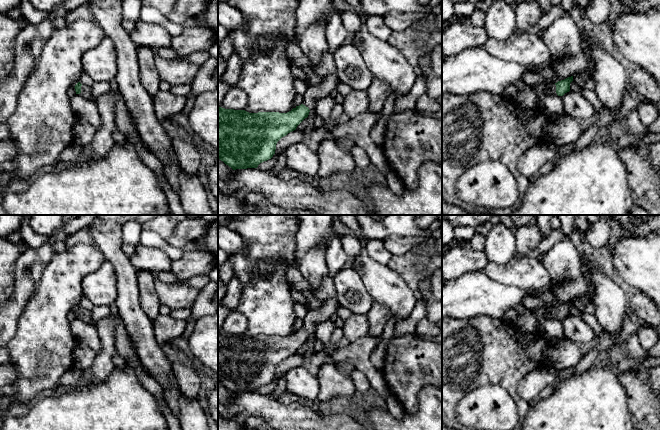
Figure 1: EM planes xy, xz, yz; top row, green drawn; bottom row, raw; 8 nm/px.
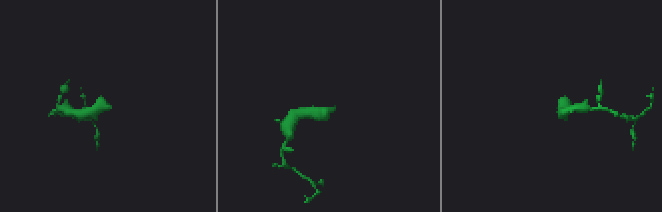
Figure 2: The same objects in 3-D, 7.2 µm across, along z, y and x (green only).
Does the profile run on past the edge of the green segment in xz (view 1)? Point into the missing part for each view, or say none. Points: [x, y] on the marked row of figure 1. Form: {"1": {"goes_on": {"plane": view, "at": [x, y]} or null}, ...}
{"1": {"goes_on": {"plane": "xz", "at": [314, 93]}}}

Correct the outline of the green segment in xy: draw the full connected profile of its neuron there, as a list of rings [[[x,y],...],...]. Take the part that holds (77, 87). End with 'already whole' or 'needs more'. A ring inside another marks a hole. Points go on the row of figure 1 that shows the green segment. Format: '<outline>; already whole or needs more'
[[[78,82],[74,88],[75,88],[76,94],[80,94],[85,99],[89,99],[93,97],[91,87],[87,85],[84,85]]]; needs more

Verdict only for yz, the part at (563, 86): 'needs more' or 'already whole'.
needs more

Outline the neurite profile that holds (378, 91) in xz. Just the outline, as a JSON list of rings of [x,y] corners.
[[[375,77],[366,92],[369,100],[368,113],[381,111],[385,100],[392,95],[389,84]]]

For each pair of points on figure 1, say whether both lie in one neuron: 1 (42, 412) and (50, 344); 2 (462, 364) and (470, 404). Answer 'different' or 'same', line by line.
1: different
2: different

